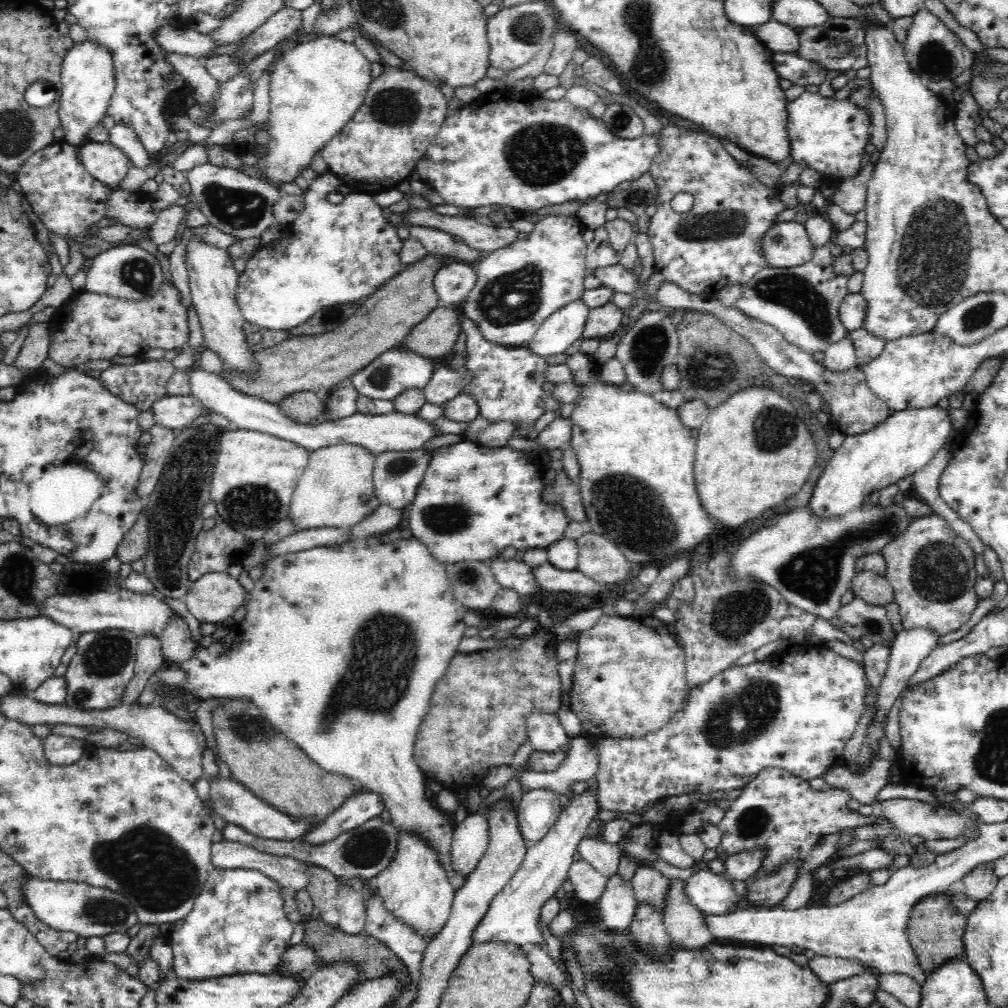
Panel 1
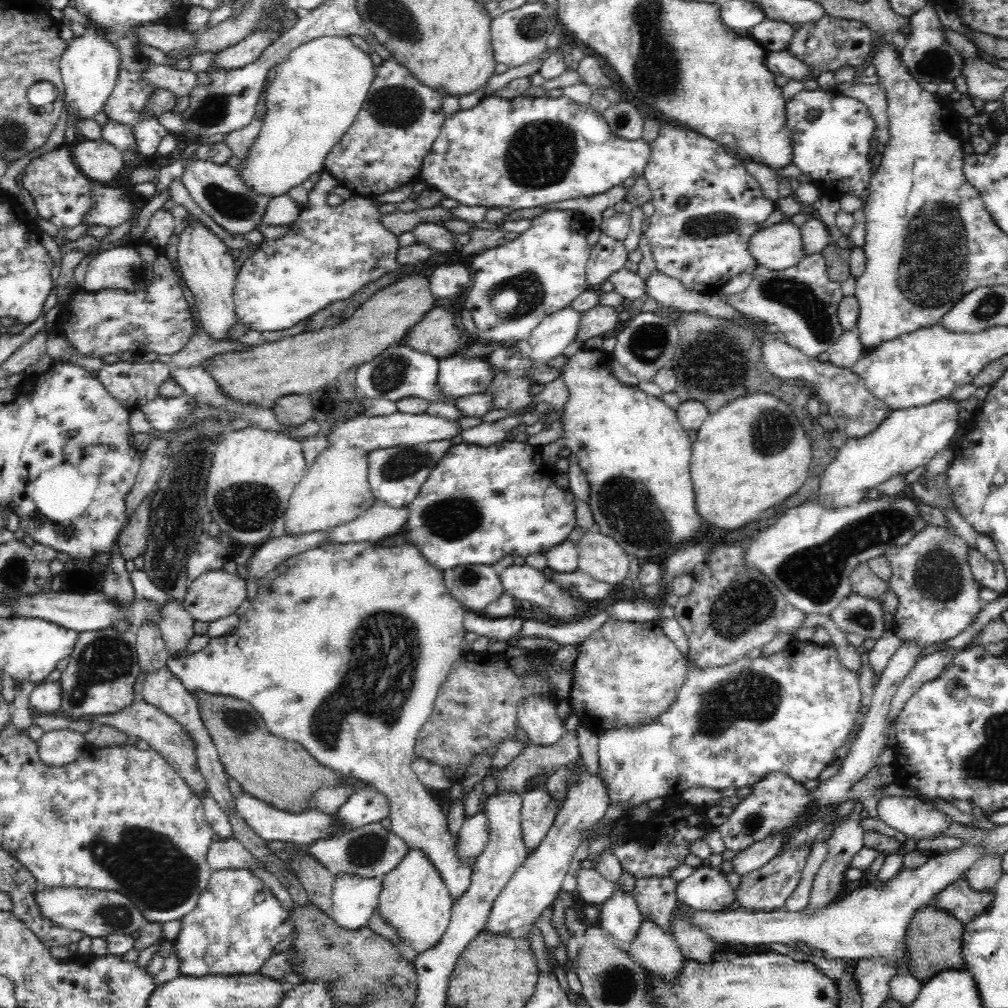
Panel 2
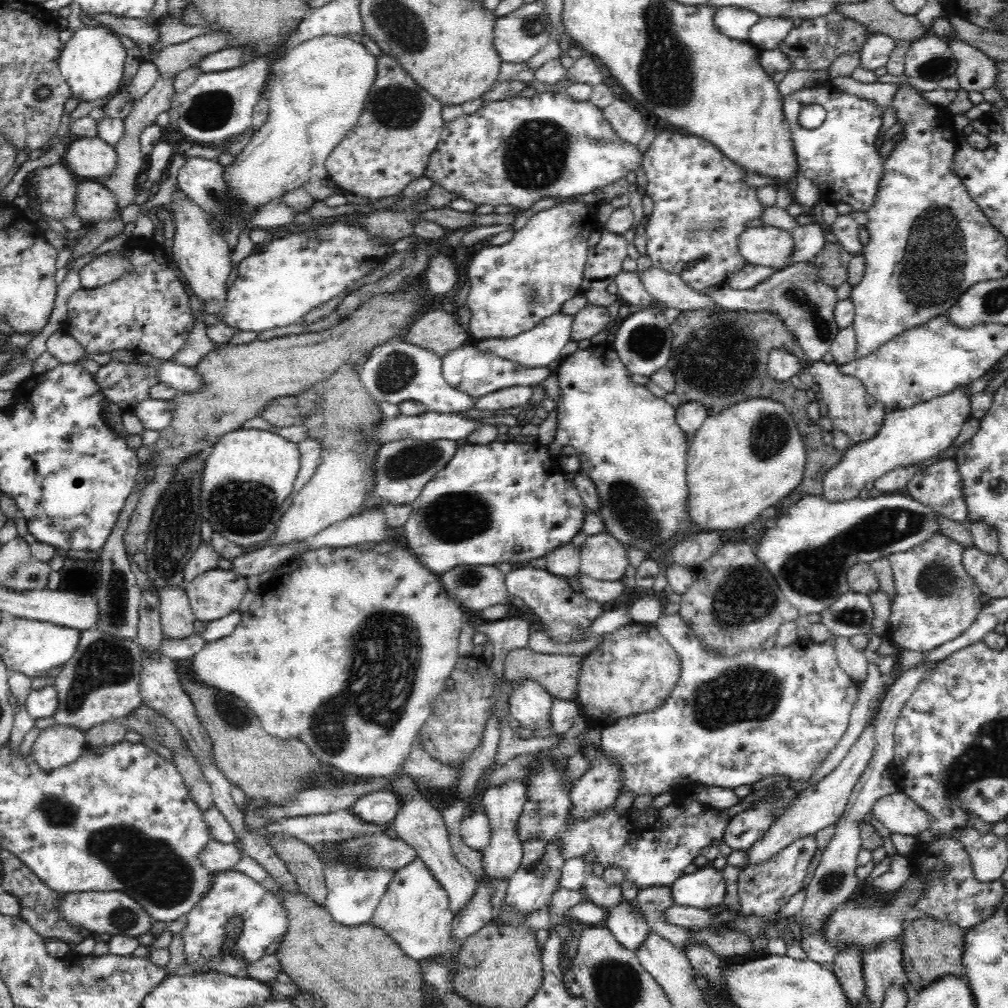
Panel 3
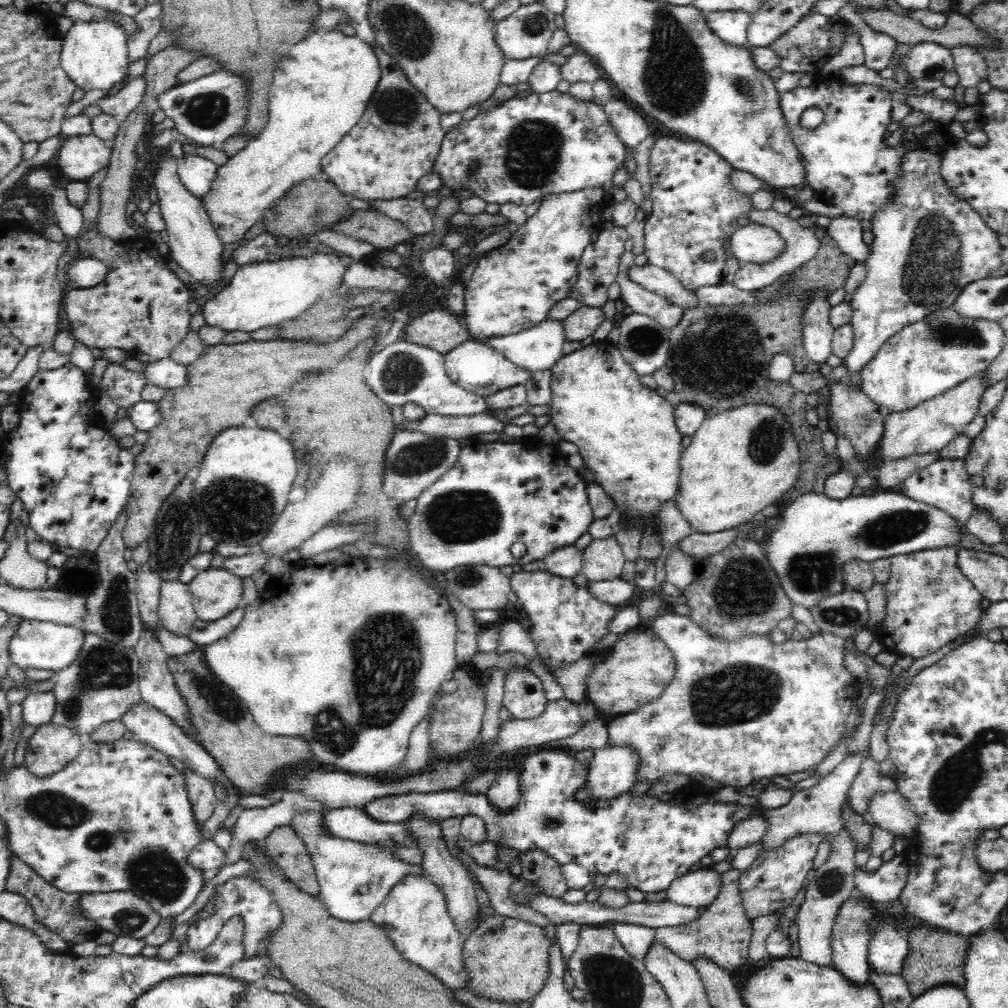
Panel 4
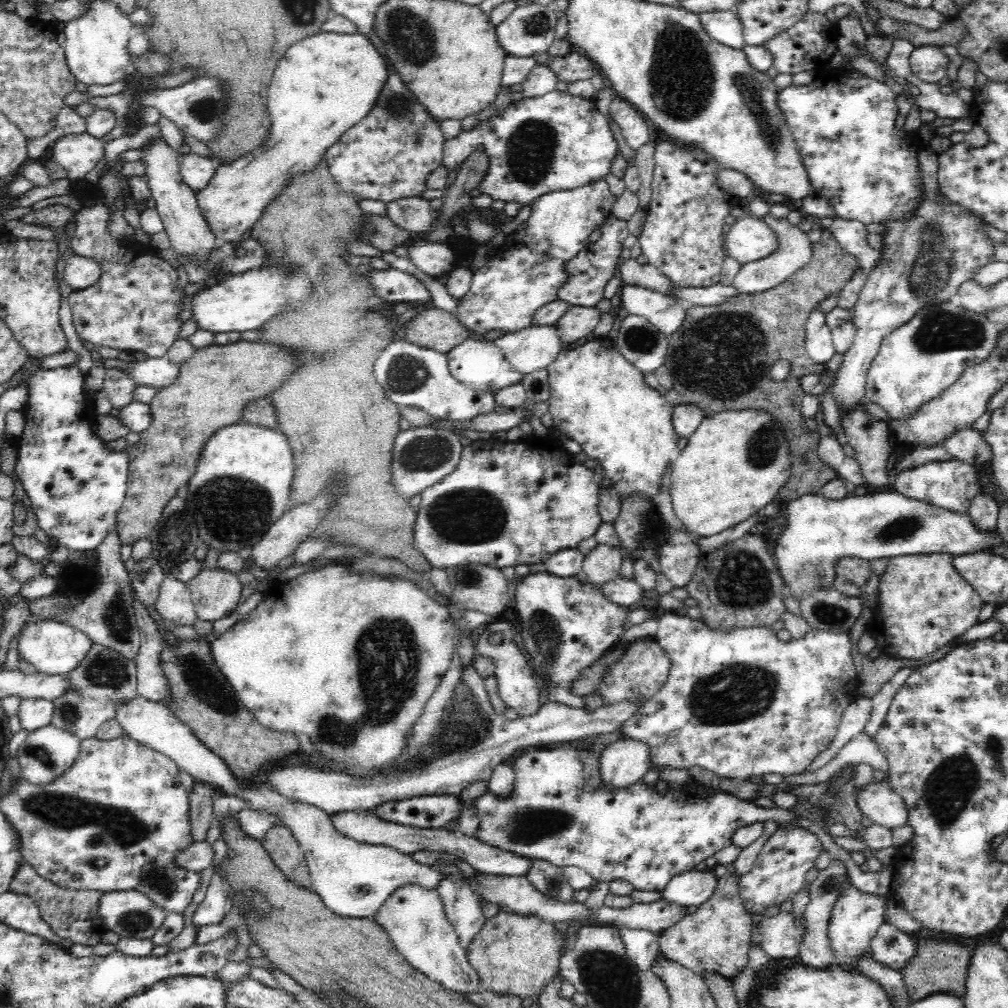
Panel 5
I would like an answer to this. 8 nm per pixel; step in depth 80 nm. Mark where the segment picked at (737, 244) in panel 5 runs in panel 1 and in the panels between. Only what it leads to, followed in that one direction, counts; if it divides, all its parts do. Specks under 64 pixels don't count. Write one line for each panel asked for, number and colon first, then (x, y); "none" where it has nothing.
1: (787, 244)
2: (777, 247)
3: (771, 247)
4: (754, 243)

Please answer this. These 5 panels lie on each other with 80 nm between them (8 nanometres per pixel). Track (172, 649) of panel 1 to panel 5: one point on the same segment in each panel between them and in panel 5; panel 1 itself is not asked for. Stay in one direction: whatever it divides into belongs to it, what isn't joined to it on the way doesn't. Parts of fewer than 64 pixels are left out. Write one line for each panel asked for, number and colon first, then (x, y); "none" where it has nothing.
2: (177, 627)
3: (177, 622)
4: (177, 614)
5: (174, 604)

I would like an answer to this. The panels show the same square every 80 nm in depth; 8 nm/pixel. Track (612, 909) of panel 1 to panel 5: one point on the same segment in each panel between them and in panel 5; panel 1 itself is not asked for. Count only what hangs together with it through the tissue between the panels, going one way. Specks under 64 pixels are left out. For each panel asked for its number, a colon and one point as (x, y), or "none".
2: (619, 915)
3: (628, 927)
4: (636, 939)
5: (641, 946)

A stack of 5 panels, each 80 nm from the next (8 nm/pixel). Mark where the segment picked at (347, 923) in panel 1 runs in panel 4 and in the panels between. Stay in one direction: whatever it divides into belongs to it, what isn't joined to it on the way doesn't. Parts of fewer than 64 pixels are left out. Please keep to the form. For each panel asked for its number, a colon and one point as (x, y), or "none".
2: (354, 898)
3: (353, 895)
4: (354, 878)

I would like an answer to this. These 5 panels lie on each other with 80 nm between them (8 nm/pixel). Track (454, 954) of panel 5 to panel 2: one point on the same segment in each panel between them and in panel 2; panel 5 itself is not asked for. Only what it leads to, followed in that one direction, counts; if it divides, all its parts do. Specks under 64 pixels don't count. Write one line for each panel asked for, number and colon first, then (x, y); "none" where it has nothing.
2: (414, 899)
3: (415, 911)
4: (414, 914)

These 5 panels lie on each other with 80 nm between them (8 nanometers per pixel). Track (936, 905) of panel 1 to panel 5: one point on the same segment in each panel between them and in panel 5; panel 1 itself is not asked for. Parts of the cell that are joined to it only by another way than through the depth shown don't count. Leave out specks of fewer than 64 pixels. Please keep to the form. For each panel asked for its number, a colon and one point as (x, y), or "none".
2: (934, 938)
3: (932, 948)
4: (935, 956)
5: (939, 965)

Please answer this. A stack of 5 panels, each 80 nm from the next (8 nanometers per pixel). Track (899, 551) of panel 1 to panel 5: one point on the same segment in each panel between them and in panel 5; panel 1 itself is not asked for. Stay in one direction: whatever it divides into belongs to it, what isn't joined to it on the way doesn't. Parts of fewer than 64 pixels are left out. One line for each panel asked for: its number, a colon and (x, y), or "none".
2: (931, 576)
3: (935, 600)
4: (930, 602)
5: (925, 604)

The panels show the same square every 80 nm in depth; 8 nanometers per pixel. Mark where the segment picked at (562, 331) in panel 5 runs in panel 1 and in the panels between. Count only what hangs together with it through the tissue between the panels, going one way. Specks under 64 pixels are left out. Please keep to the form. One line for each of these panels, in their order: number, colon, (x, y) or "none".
1: (603, 321)
2: (598, 321)
3: (587, 323)
4: (583, 322)

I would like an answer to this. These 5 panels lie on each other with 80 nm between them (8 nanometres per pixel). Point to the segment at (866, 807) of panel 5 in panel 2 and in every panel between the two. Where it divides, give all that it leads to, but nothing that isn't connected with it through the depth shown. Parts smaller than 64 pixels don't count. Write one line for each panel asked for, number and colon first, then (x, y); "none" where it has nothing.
2: (915, 818)
3: (899, 813)
4: (892, 811)

